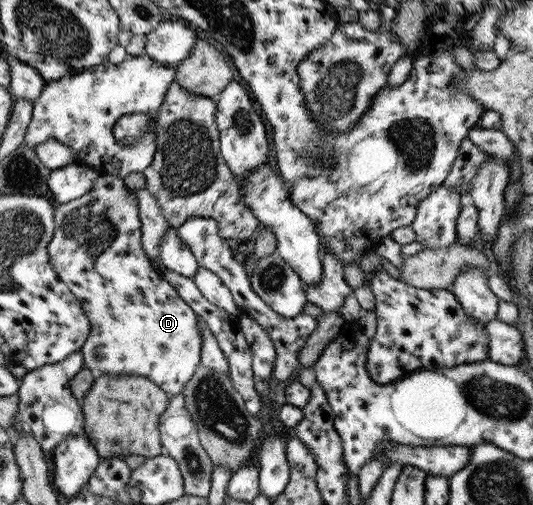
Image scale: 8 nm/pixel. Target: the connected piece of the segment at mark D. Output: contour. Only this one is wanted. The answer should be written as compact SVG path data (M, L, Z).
M98 176L87 194L54 208L55 230L48 244L48 254L55 273L75 294L90 322L89 336L80 350L84 366L96 375L145 376L169 396L175 396L182 392L201 363L203 333L199 329L198 314L176 294L143 250L136 196L121 178Z

